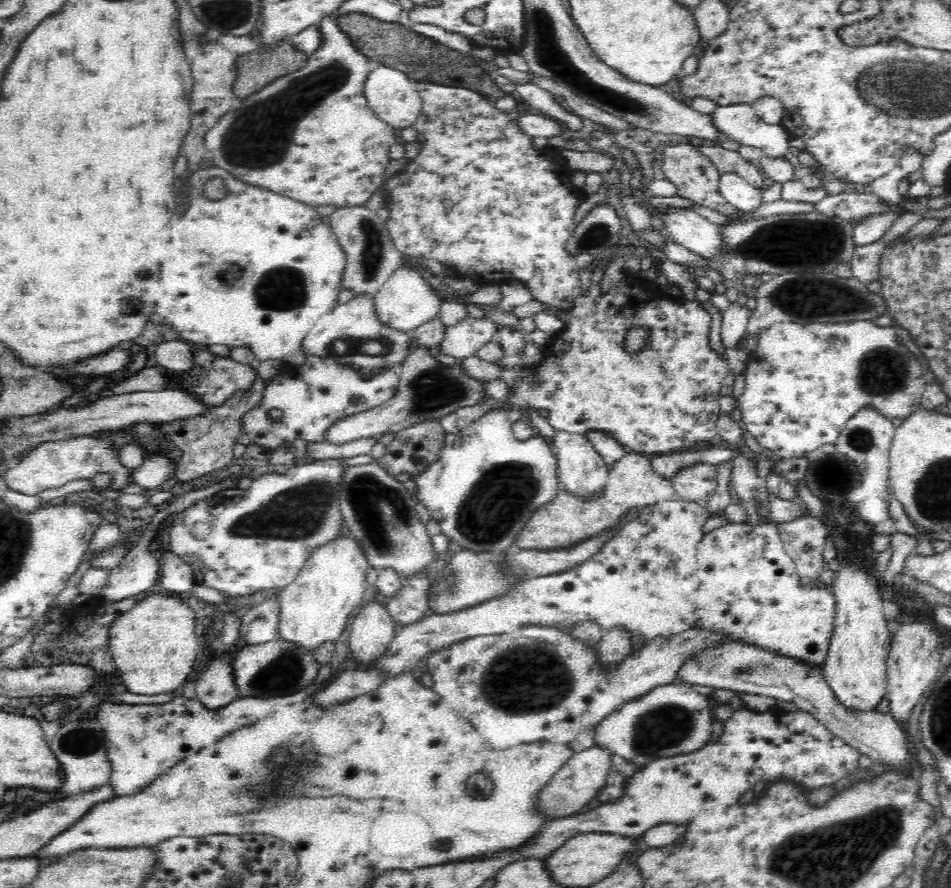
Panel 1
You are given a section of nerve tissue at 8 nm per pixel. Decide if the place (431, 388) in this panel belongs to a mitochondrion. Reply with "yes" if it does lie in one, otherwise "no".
yes

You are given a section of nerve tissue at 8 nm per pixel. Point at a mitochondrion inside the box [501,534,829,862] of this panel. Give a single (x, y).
(656, 729)

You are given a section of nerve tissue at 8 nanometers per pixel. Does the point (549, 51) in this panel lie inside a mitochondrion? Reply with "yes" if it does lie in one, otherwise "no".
yes

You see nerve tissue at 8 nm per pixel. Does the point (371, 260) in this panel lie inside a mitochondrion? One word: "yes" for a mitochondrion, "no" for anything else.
yes

